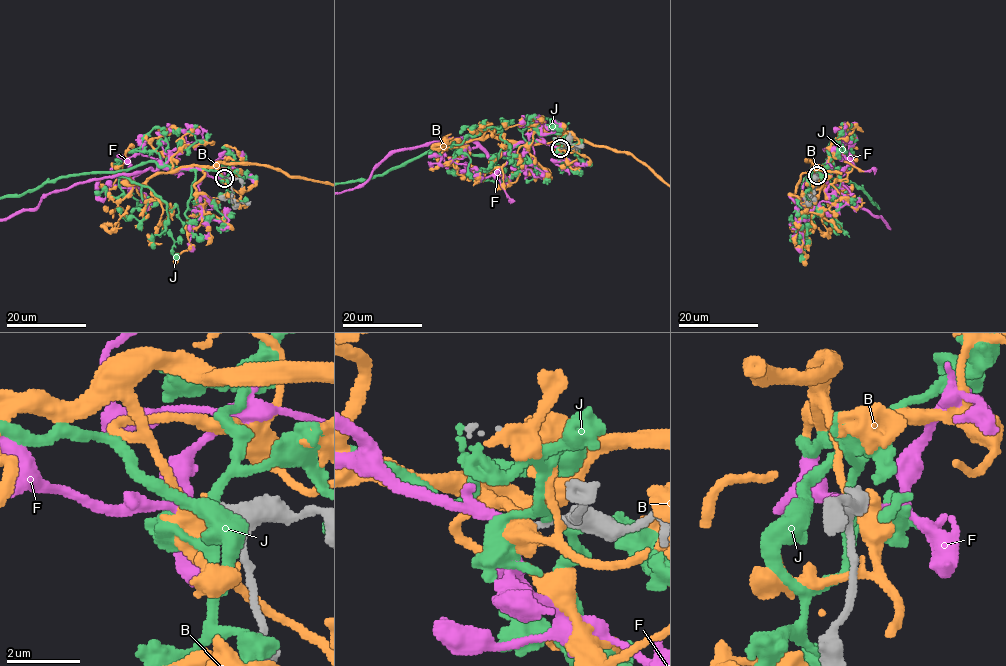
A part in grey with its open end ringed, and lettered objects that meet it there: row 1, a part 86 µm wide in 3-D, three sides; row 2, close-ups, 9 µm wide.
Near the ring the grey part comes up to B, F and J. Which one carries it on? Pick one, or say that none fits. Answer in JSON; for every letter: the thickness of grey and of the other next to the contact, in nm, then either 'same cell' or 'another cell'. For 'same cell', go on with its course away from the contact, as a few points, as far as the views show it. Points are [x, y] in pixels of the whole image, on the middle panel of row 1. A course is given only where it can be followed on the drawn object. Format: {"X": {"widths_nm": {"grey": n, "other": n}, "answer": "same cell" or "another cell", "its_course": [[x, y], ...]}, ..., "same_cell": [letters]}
{"B": {"widths_nm": {"grey": 170, "other": 440}, "answer": "another cell"}, "F": {"widths_nm": {"grey": 150, "other": 240}, "answer": "same cell", "its_course": [[560, 149], [516, 143], [494, 158], [469, 140], [446, 139], [393, 151], [363, 183]]}, "J": {"widths_nm": {"grey": 340, "other": 240}, "answer": "another cell"}, "same_cell": ["F"]}

